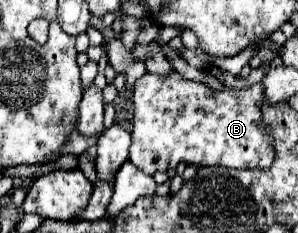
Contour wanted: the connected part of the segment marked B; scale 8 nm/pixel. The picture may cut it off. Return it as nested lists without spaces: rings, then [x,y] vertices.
[[[178,72],[166,76],[144,74],[134,86],[134,128],[130,162],[148,176],[156,170],[176,168],[180,162],[192,166],[226,166],[236,170],[266,170],[274,162],[274,144],[262,118],[262,84],[242,90],[210,90],[202,82],[182,78]]]

